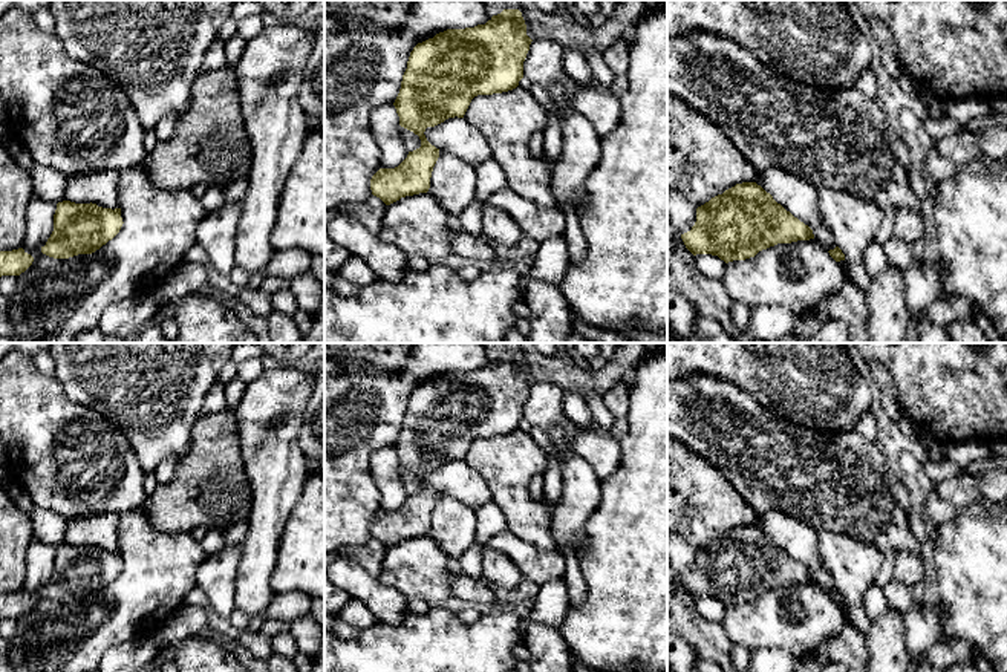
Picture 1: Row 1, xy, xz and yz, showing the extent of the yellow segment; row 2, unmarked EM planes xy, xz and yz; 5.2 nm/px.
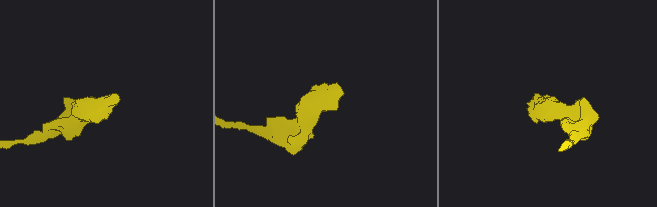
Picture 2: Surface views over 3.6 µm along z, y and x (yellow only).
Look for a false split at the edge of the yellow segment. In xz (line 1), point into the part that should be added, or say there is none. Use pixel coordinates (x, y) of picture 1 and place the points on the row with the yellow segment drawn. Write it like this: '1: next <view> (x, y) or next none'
1: next xz (495, 6)

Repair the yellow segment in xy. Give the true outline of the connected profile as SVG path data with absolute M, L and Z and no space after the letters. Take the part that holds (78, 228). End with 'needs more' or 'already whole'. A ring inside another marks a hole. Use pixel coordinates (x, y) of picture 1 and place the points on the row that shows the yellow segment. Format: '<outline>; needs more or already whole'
M58 202L54 231L41 253L54 259L92 254L112 240L122 223L121 208L103 208L92 202Z; already whole

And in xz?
M484 0L493 15L485 24L465 29L447 29L410 52L407 69L402 75L399 93L393 103L399 126L413 132L421 139L421 147L409 152L407 158L395 168L380 168L370 179L372 194L390 205L401 197L427 193L439 148L432 145L424 132L448 118L464 118L471 99L477 95L493 95L513 90L523 78L523 61L530 51L531 38L517 9L520 0Z; needs more

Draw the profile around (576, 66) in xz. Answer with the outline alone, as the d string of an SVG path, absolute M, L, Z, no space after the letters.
M563 49L562 64L566 73L580 86L586 89L594 89L598 81L594 78L583 55Z

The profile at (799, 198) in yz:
M777 168L758 170L754 182L770 193L773 199L794 217L808 225L813 230L814 239L819 240L828 251L837 246L834 234L819 207L819 188L790 171Z

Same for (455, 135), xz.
M448 118L435 127L427 127L424 135L432 145L456 156L473 168L493 158L487 139L464 118Z

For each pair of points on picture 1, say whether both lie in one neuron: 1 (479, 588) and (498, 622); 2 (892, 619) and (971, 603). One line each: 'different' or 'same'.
1: different
2: different

